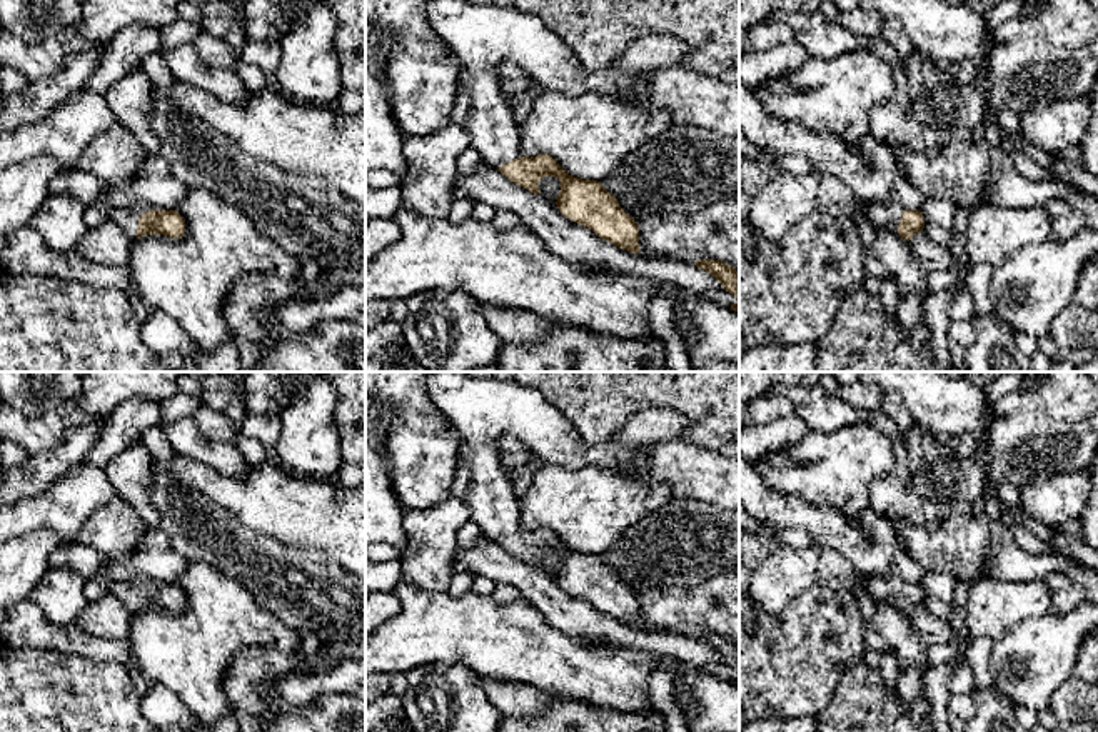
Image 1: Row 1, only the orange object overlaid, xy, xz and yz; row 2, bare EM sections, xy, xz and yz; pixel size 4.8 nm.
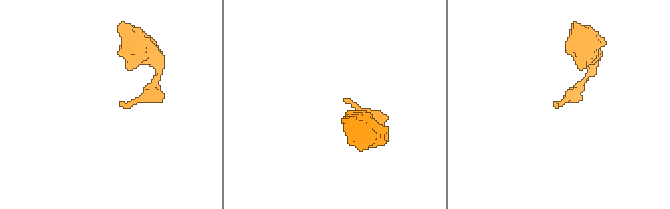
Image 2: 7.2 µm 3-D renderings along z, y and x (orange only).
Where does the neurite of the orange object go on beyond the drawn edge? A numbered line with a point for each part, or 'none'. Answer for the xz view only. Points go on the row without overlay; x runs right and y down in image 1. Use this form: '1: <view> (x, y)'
1: xz (479, 477)

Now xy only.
1: xy (127, 592)

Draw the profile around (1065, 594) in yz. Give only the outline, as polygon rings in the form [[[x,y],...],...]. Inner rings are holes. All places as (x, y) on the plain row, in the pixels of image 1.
[[[1053,572],[1045,582],[1051,592],[1051,614],[1065,615],[1086,599],[1083,589],[1063,574]]]

